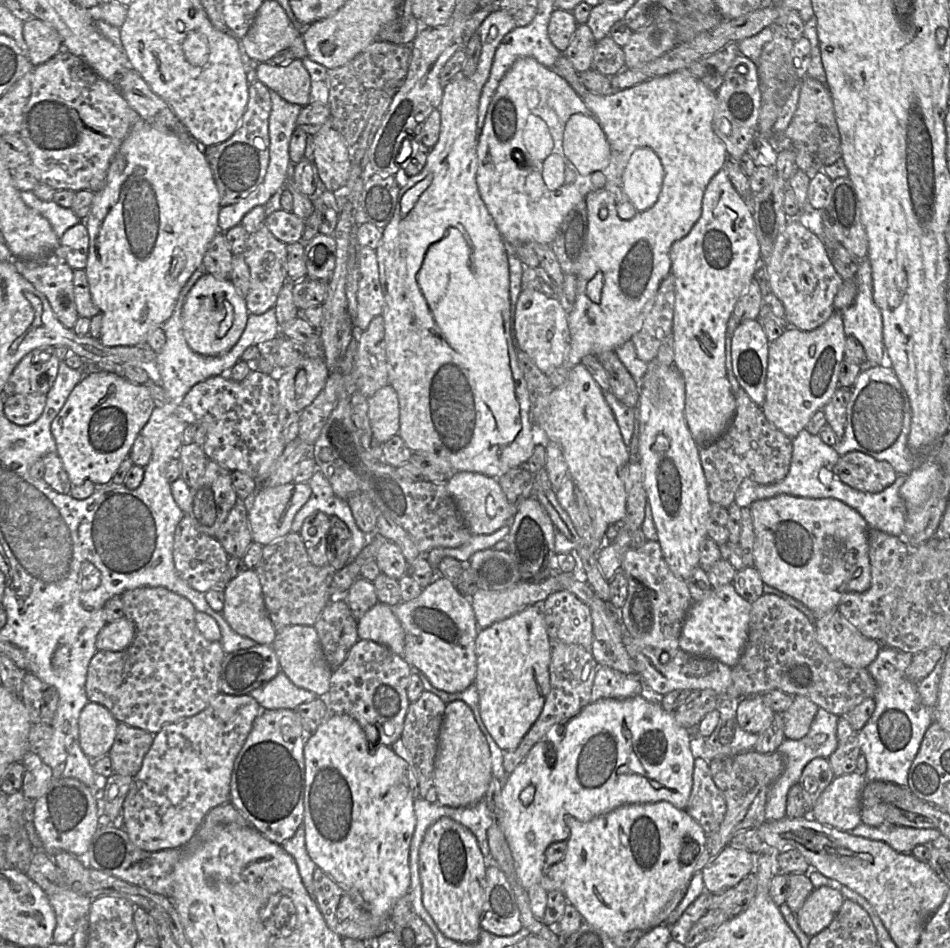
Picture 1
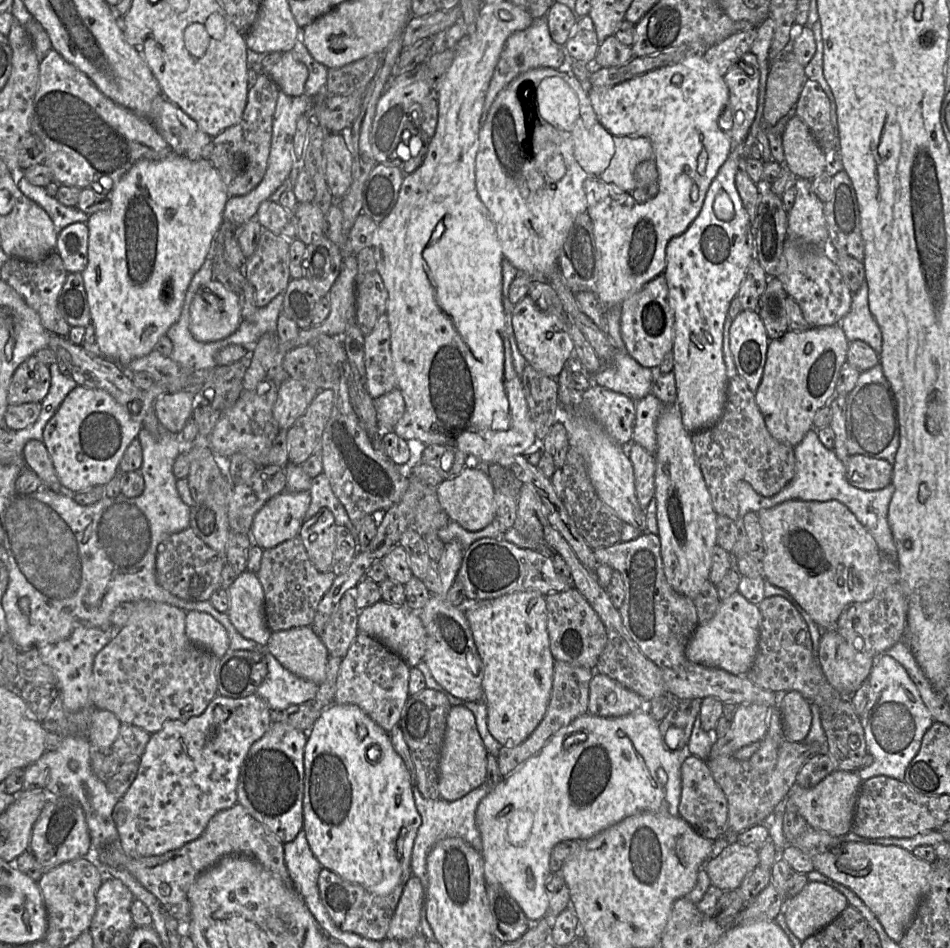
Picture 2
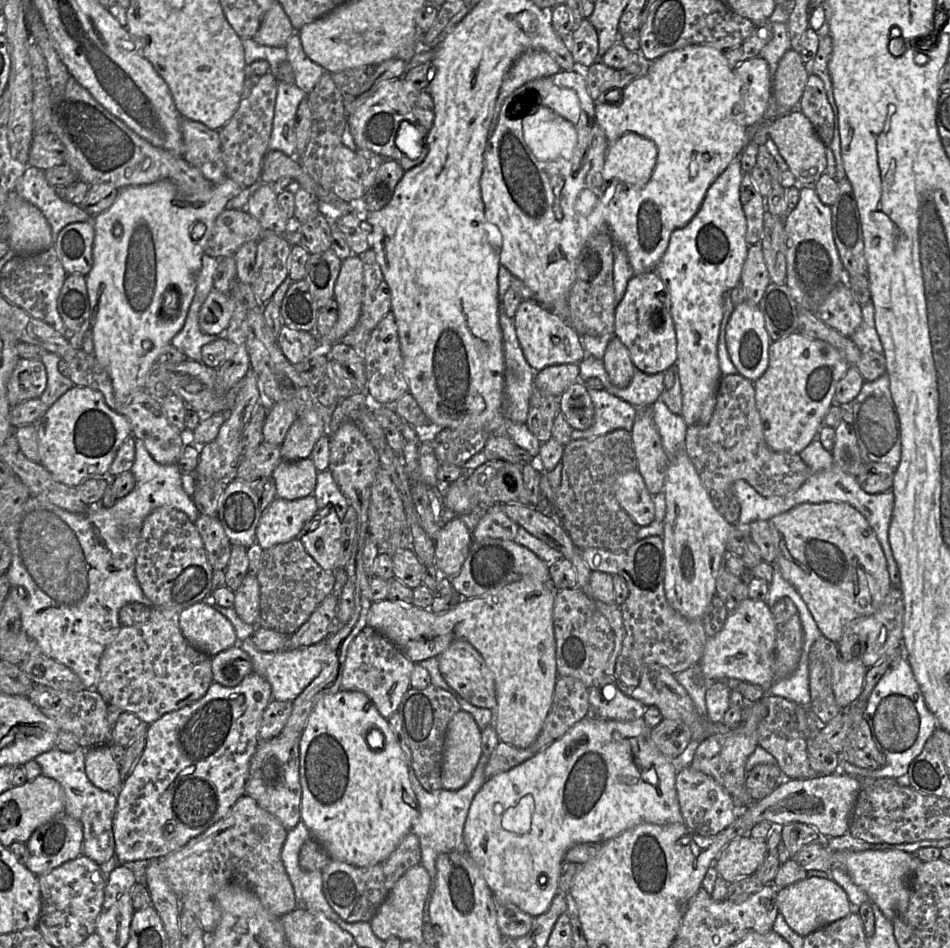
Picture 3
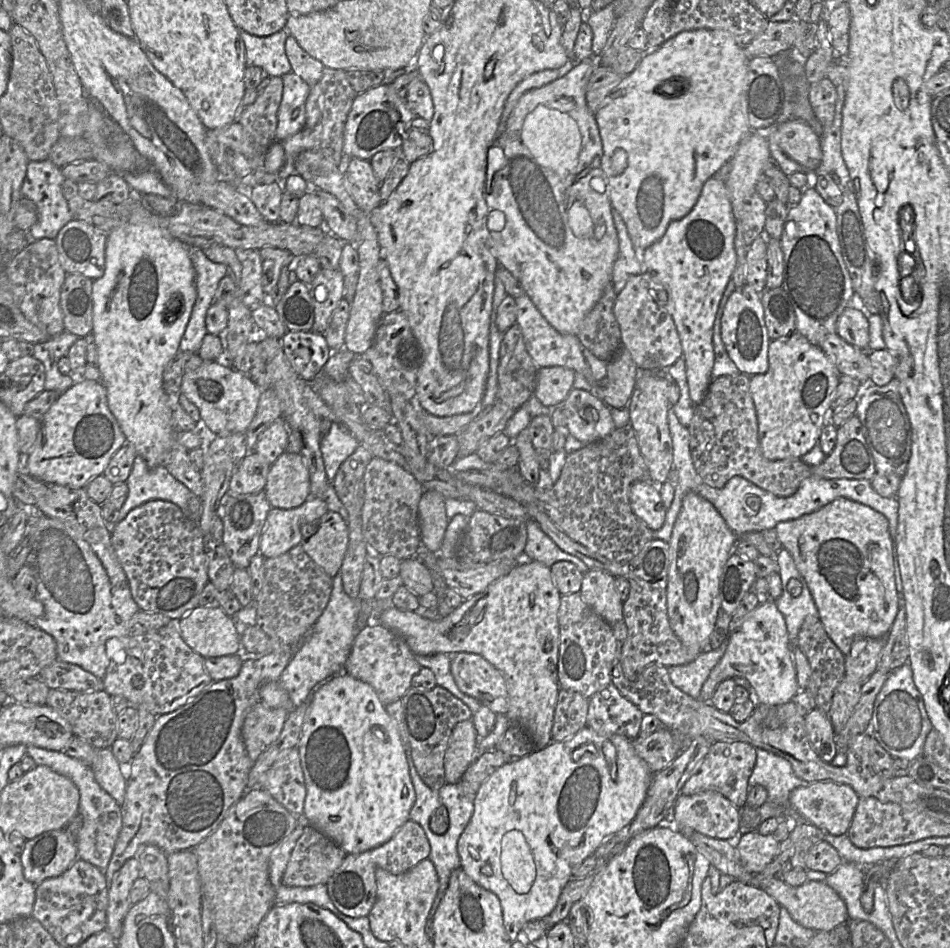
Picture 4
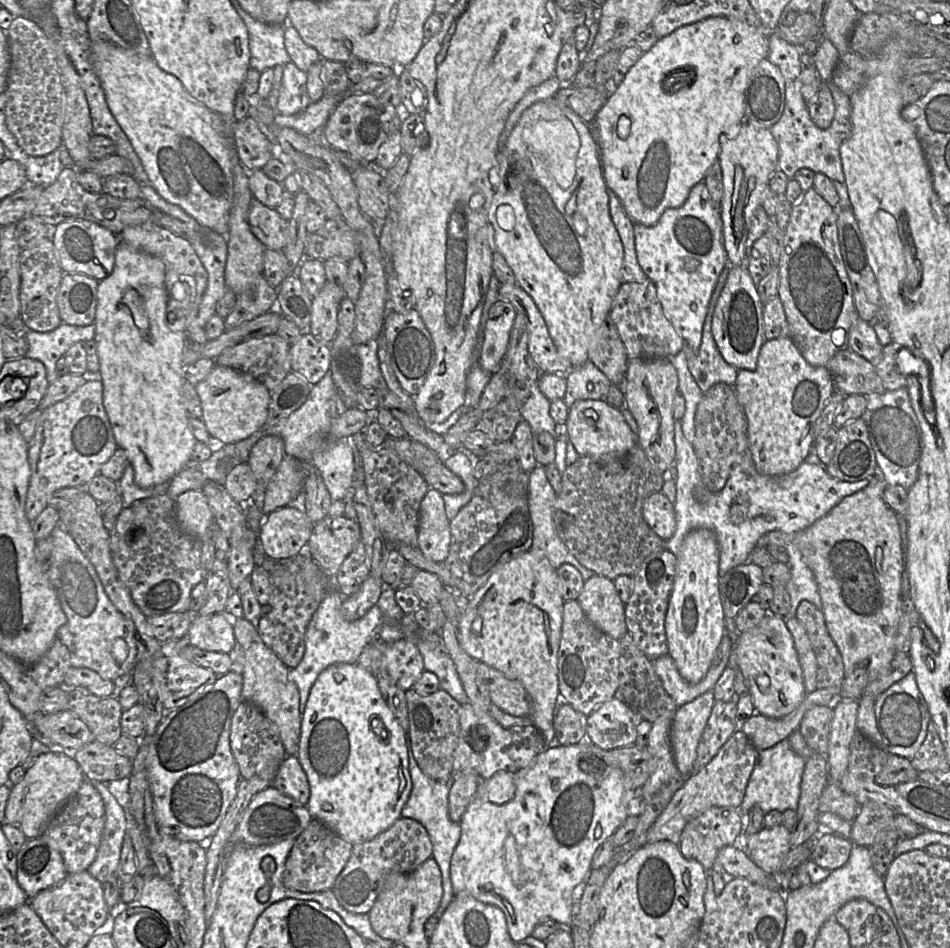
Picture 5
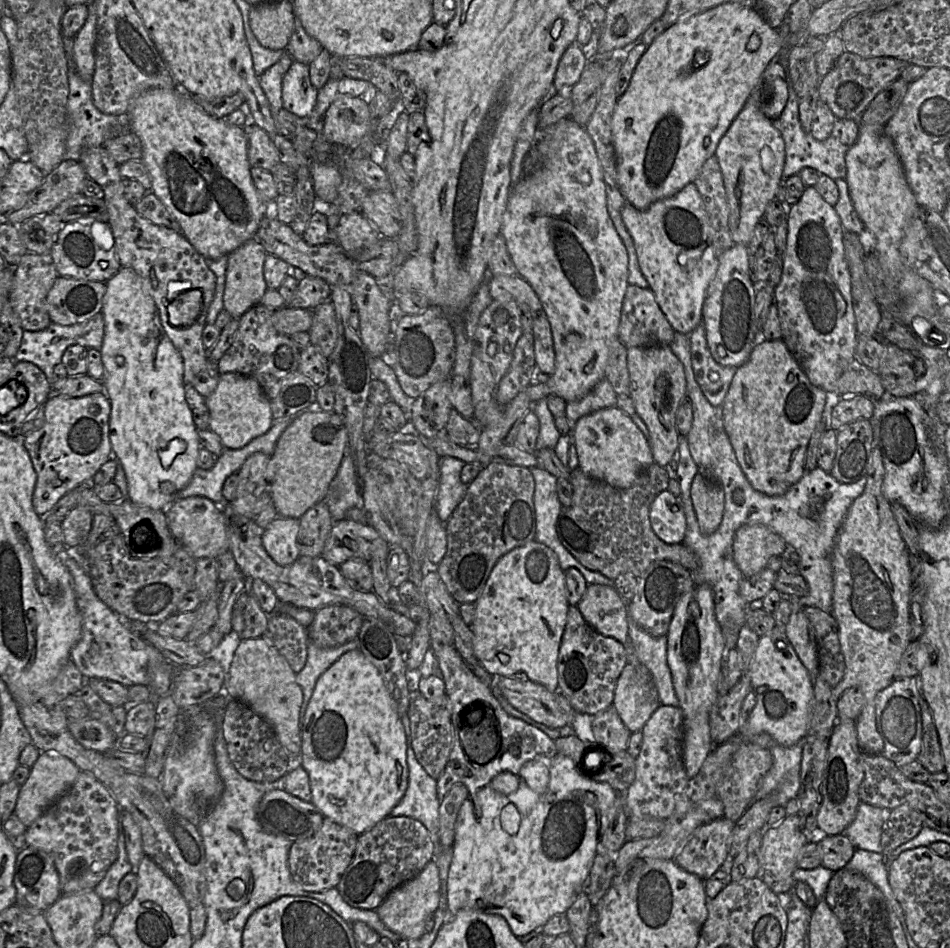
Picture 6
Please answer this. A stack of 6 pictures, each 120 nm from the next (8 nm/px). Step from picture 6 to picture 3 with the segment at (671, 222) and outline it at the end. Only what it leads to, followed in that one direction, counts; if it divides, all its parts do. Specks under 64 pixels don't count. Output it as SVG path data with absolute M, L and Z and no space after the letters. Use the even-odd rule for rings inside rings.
M738 155L710 185L700 209L693 219L685 227L671 233L667 249L653 270L659 275L670 295L670 313L676 336L675 366L682 393L680 416L687 426L703 425L709 422L722 377L717 357L717 342L723 317L724 300L730 290L740 284L743 264L750 247L746 242L747 221L740 201L740 185L744 173L750 172L743 172L740 155Z

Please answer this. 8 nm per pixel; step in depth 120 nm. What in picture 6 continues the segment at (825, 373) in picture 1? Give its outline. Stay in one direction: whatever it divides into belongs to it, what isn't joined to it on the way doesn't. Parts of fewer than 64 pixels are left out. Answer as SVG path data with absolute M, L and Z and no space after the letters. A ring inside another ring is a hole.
M763 335L762 338L759 338L759 342L752 349L747 362L736 368L736 372L721 405L724 430L729 438L739 466L755 490L768 496L780 496L785 494L790 489L790 487L792 487L802 478L806 472L804 468L804 462L808 442L815 427L822 420L826 401L827 393L823 389L810 383L808 377L800 368L795 358L791 355L782 339L768 341L763 338Z

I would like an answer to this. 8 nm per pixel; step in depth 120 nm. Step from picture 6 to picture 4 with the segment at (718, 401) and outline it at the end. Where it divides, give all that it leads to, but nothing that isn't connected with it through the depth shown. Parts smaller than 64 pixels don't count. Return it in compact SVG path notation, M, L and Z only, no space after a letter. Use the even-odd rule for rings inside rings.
M731 279L724 290L714 320L713 335L712 335L712 344L714 351L714 363L711 371L712 379L721 376L736 375L739 373L739 370L737 369L733 361L729 358L725 350L724 344L721 339L721 329L720 329L720 321L725 304L727 303L729 296L732 294L732 292L735 289L736 287Z

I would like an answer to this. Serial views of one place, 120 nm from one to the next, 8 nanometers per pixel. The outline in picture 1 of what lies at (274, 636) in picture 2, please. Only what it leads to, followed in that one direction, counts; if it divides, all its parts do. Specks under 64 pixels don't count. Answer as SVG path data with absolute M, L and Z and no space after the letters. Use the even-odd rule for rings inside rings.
M291 625L277 631L272 647L279 661L280 670L297 687L325 697L330 690L333 670L325 659L320 640L314 626Z

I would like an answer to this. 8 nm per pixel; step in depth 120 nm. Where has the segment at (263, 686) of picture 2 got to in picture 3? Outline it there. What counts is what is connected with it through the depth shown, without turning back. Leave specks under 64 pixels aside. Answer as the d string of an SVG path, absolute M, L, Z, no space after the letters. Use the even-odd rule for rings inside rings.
M328 636L319 643L292 651L262 652L257 649L252 638L246 638L238 645L250 656L253 671L269 682L273 699L292 702L320 674L327 659L327 638Z

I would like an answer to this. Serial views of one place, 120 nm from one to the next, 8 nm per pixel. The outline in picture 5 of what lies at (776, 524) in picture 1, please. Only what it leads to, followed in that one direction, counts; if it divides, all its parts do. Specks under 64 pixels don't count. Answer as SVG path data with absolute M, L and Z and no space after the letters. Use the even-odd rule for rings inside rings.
M877 465L877 473L875 476L870 478L869 484L862 490L843 498L829 513L817 520L814 524L808 528L793 533L786 534L779 530L774 530L766 533L759 545L767 546L768 544L773 544L780 547L786 547L787 544L793 543L801 552L802 557L806 565L812 571L817 586L818 591L822 601L822 612L824 614L827 630L835 642L838 650L841 653L843 664L844 664L844 678L853 673L853 671L858 667L864 667L867 669L868 673L868 684L877 680L882 674L885 674L888 670L891 661L893 660L896 652L895 649L895 639L897 635L898 624L900 621L903 598L901 595L901 580L902 572L904 569L904 553L901 543L900 536L900 526L898 522L898 515L891 509L884 500L884 490L885 482L880 476Z

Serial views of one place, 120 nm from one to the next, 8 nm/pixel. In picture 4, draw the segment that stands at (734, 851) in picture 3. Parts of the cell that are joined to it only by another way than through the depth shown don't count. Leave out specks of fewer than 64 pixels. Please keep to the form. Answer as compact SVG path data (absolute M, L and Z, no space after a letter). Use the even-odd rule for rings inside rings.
M755 830L741 835L736 848L745 870L749 874L757 874L774 861L779 846L780 842L773 834L762 835Z

